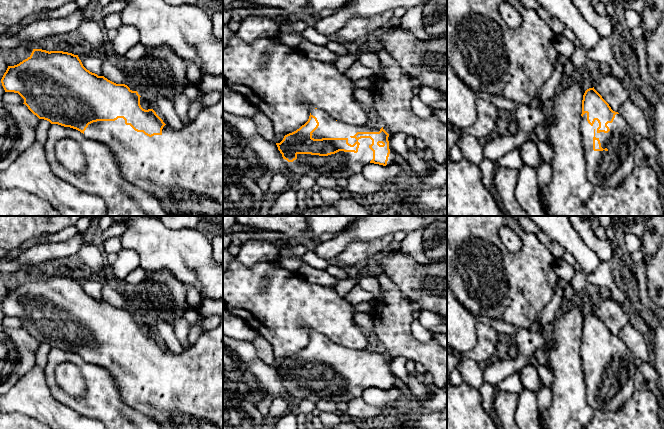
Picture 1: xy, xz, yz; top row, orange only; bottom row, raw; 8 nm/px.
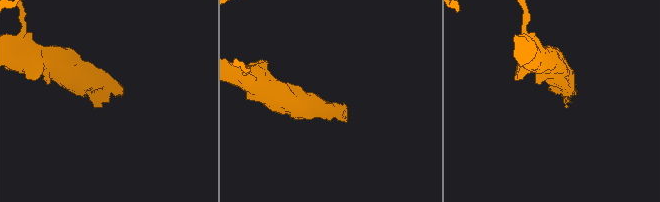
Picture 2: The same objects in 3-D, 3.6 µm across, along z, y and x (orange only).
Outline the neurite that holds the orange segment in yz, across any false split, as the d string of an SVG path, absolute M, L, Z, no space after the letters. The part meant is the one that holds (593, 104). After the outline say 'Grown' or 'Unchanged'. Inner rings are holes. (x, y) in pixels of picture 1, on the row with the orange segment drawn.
M594 87L587 89L583 95L581 116L581 135L585 151L585 159L587 162L587 177L590 183L594 186L603 187L618 186L635 168L634 155L636 147L636 133L624 117L611 109L609 104L594 89Z. Grown

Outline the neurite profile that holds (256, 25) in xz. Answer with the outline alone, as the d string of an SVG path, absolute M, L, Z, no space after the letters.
M251 12L241 21L235 35L245 42L253 42L259 38L276 36L280 33L275 19L262 12Z

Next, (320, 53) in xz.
M305 39L301 41L297 48L303 55L312 60L334 64L337 58L337 54L330 51L326 46L316 45Z

